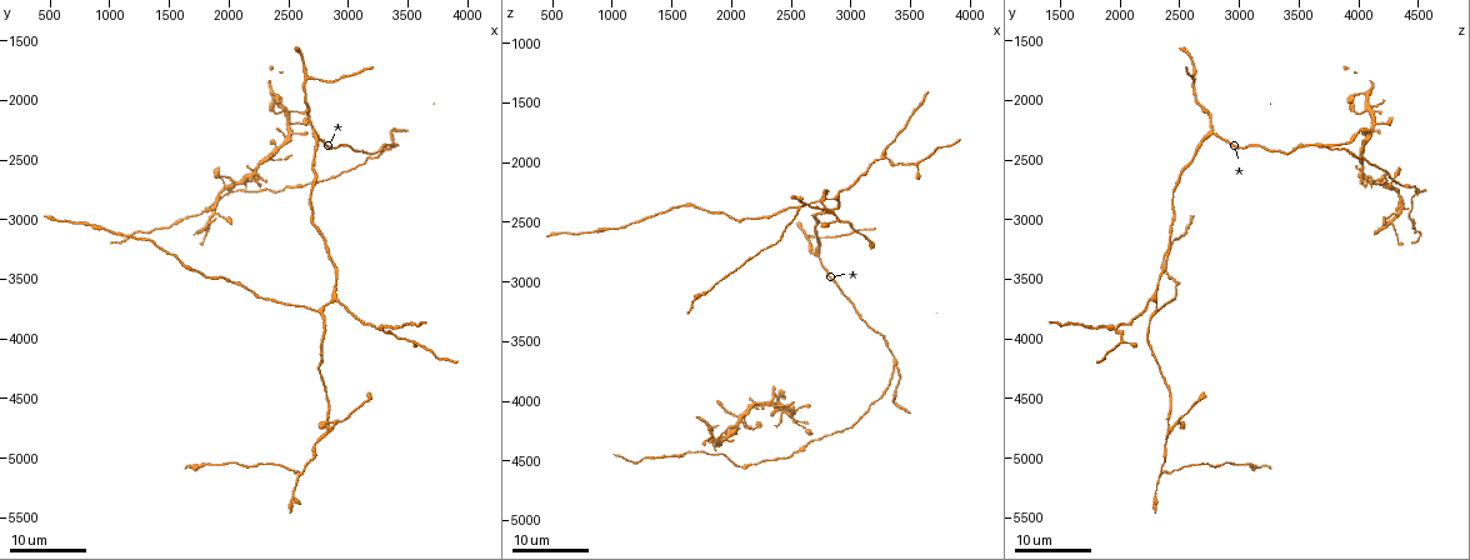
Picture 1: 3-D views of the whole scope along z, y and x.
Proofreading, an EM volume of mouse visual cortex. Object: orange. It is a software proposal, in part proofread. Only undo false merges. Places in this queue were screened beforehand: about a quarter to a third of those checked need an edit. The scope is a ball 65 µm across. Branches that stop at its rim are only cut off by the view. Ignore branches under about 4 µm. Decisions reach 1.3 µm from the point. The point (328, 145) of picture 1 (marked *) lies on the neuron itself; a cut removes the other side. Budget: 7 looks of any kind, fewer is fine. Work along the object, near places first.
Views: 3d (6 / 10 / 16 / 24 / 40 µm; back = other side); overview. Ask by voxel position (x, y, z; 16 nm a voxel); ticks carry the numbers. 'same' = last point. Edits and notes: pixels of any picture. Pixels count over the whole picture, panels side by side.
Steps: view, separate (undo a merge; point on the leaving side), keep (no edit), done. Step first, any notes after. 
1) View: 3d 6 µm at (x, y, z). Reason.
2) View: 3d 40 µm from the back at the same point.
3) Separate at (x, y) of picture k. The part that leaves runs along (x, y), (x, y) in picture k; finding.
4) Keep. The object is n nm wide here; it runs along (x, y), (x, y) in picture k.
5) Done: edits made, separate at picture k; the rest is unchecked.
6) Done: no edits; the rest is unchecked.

View: 3d 24 µm at (3400, 2400, 3700). Two arms in line, one across.

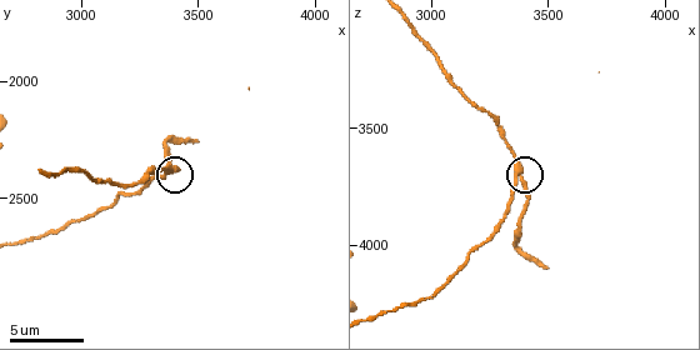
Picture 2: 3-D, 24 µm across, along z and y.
View: 3d 6 µm at the same point.

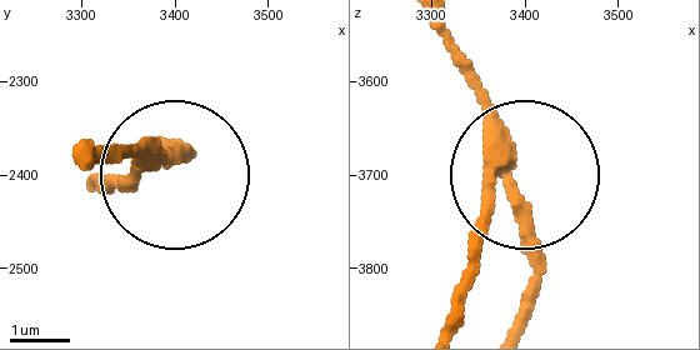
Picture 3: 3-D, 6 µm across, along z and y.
Keep. The object is 260 nm wide here; it runs along (434, 21), (514, 171), (534, 315) in picture 3; all the same neuron.

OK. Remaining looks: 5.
View: 3d 16 µm at (1840, 3040, 4260). Looks like a crossing.

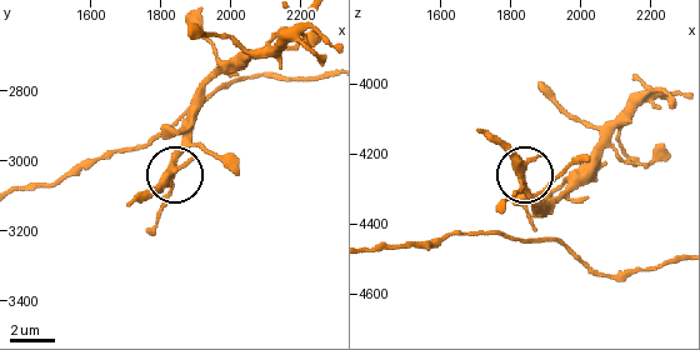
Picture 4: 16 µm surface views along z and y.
View: 3d 6 µm at the same point.

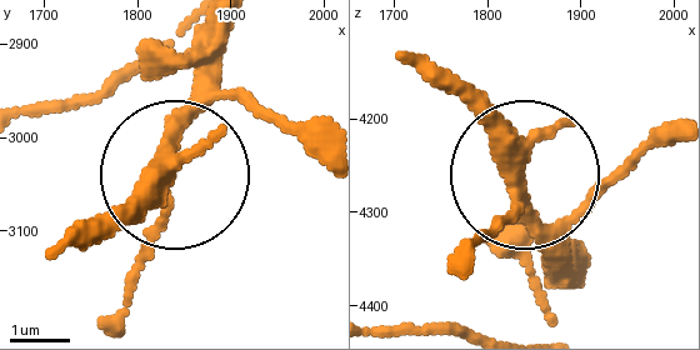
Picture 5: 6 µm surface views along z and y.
Keep. 4 arms meet here; continuous, no second neuron.

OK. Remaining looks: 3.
View: 3d 16 µm at (3260, 3900, 1980).

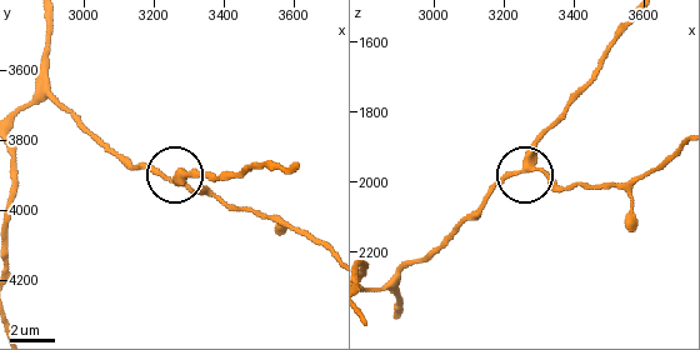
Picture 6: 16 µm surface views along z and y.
View: 3d 10 µm at the same point.

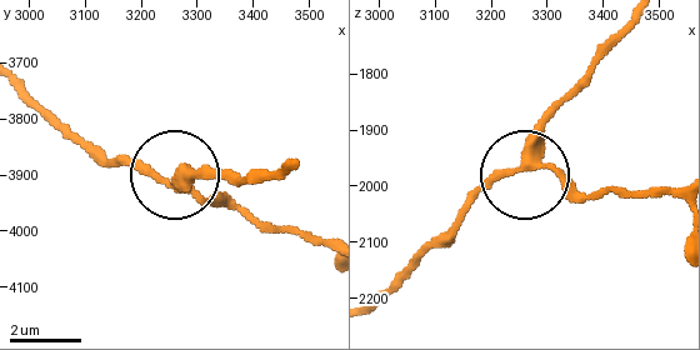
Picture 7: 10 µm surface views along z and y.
Keep. 3 arms meet here; it runs along (25, 95), (109, 158), (160, 175), (210, 175) in picture 7; all the same neuron.

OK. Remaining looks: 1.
Done: no edits; the rest is unchecked.

